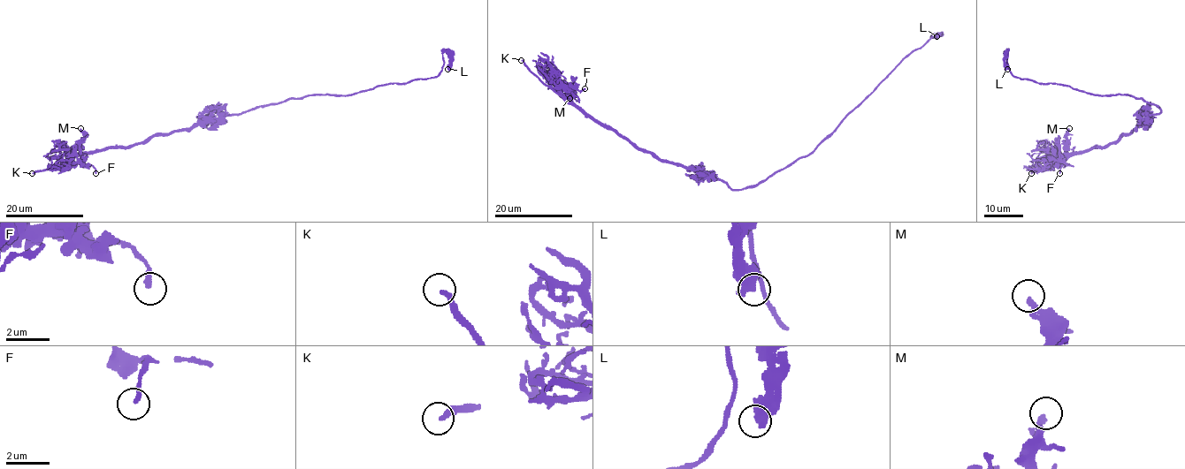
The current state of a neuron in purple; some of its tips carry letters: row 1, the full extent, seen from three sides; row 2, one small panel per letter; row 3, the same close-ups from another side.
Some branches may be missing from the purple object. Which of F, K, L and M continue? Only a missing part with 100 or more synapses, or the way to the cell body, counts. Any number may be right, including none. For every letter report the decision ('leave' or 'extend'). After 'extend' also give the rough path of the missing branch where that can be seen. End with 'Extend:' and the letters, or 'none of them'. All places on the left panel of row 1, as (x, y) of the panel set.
F: leave
K: extend
L: leave
M: leave
Extend: K

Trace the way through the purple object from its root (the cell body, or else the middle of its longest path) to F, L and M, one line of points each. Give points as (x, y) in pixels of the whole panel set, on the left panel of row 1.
F: (259, 107), (155, 135), (130, 147), (108, 147), (73, 156), (75, 162), (92, 165), (95, 173)
L: (259, 107), (289, 98), (352, 95), (389, 83), (436, 78), (443, 64), (446, 51), (449, 56), (447, 69)
M: (259, 107), (190, 128), (155, 135), (130, 147), (108, 147), (74, 153), (83, 137), (80, 128)

